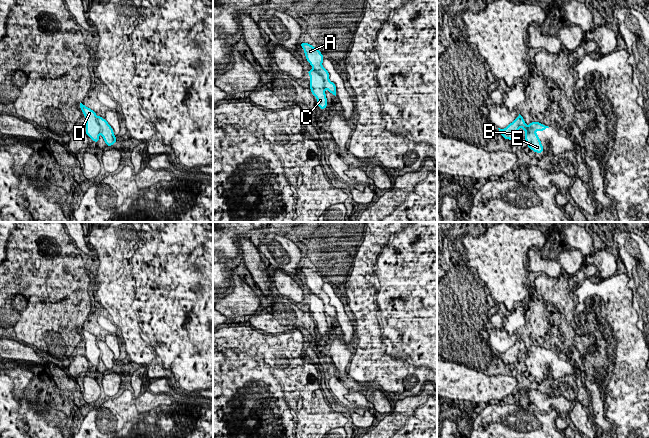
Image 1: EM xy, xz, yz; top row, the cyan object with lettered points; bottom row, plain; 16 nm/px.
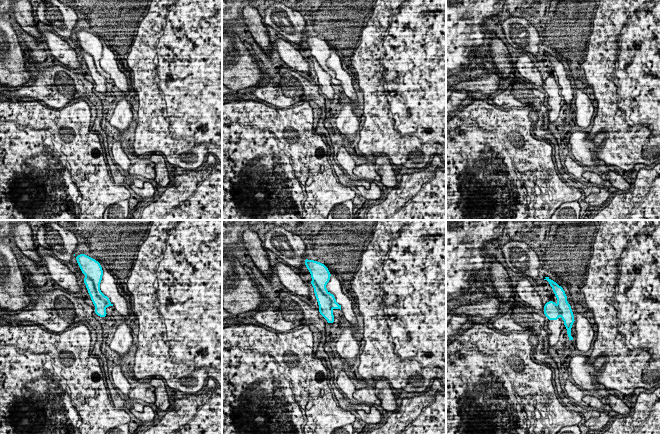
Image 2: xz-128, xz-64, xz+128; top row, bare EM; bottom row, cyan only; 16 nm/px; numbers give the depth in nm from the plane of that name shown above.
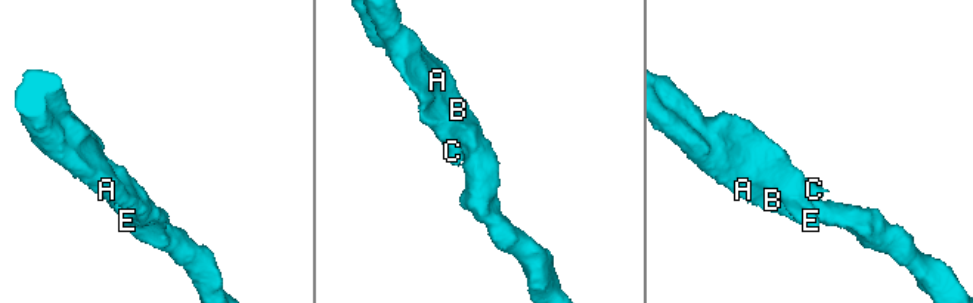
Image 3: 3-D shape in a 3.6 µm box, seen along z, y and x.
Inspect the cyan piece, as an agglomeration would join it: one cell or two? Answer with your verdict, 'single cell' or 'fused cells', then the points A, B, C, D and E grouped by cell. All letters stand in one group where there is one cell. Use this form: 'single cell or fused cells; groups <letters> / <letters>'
fused cells; groups A B / C D E

